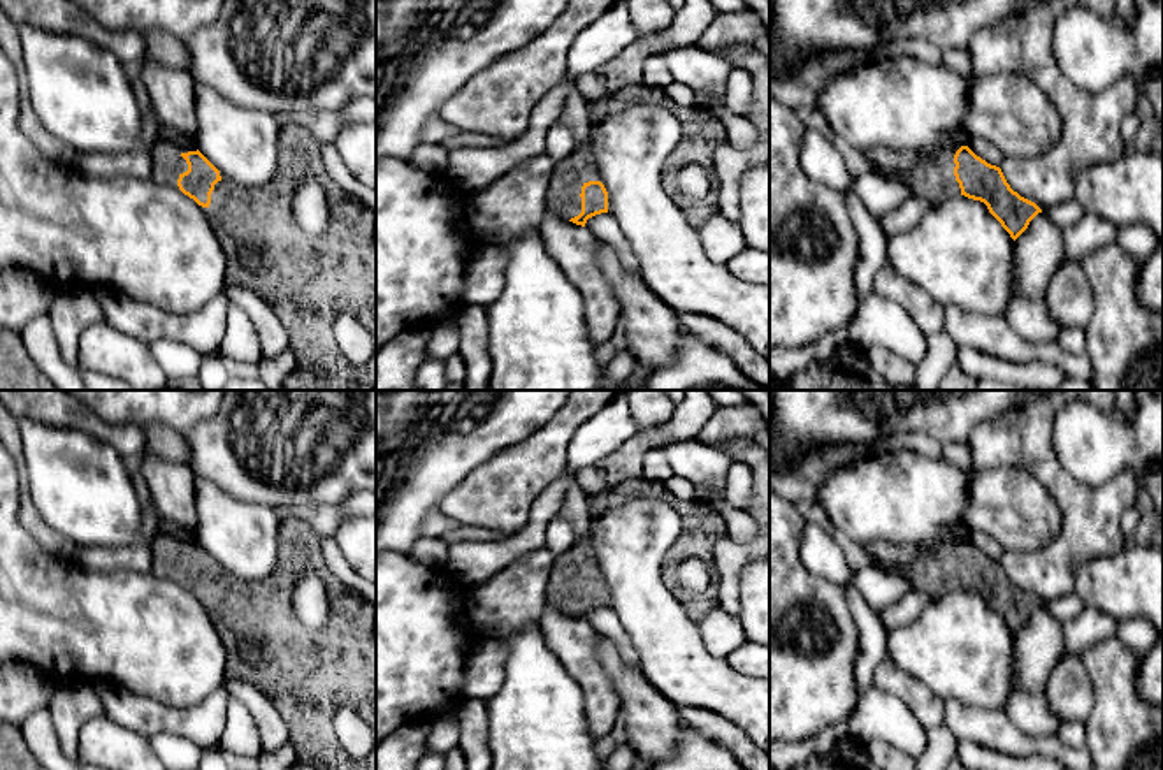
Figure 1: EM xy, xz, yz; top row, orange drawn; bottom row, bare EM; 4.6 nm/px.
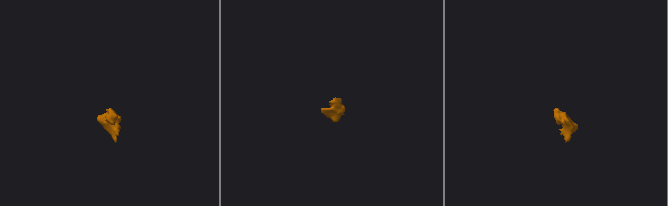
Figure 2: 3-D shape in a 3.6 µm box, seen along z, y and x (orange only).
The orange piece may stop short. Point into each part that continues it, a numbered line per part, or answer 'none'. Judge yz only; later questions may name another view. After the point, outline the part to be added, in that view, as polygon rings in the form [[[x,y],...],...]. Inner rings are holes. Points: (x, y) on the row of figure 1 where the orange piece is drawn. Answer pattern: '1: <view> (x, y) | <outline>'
1: yz (933, 180) | [[[945,149],[933,158],[905,171],[878,171],[882,176],[899,179],[910,190],[910,197],[921,197],[928,207],[936,207],[950,197],[961,195],[954,176],[954,149]]]

